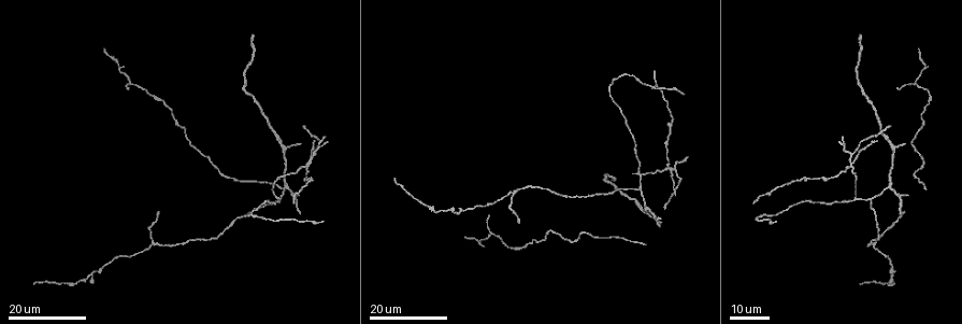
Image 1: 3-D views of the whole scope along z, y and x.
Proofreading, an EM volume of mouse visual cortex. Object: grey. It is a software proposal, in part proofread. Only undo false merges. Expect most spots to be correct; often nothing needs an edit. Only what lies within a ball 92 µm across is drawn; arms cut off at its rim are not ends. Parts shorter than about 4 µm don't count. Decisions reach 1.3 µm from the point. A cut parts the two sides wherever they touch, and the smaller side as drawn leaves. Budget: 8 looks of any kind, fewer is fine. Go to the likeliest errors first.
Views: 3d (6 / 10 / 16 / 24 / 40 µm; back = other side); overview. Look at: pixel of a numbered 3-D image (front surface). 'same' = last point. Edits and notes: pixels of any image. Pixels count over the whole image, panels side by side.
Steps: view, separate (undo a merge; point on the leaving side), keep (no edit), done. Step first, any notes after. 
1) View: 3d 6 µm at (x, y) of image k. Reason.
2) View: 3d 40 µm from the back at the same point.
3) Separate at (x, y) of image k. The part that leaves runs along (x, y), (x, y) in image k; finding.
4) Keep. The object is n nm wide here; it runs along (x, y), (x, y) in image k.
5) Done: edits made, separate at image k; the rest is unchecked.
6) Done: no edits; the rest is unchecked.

View: 3d 16 µm at (848, 166) of image 1. Arms run side by side.

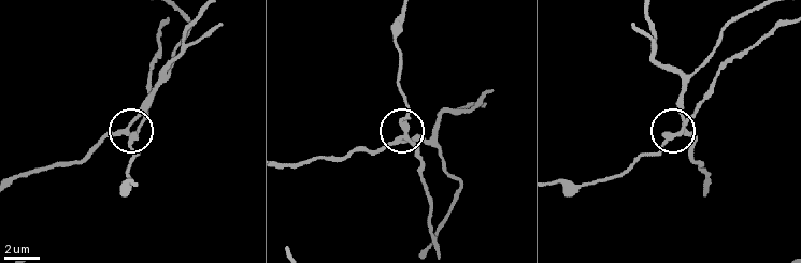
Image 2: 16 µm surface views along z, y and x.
View: 3d 10 µm at (408, 136) of image 2.

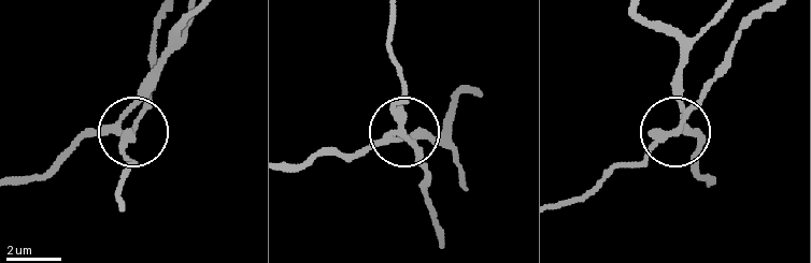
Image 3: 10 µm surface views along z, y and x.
Separate at (415, 155) of image 3. The object is 250 nm wide here; the part that leaves runs along (392, 129), (403, 76), (389, 42), (389, 14) in image 3; two neurons meet here.

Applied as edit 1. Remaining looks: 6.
View: 3d 16 µm at (639, 189) of image 1. Three-way junction.

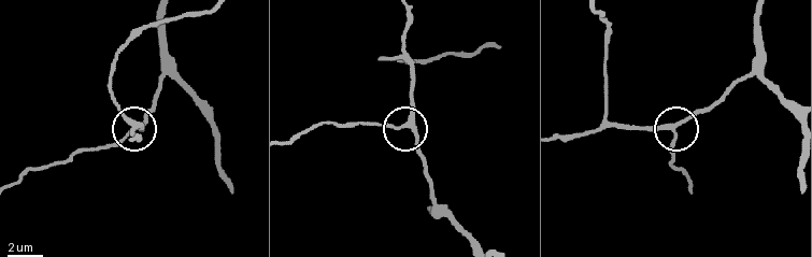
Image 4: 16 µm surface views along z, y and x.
View: 3d 6 µm at (405, 125) of image 4.

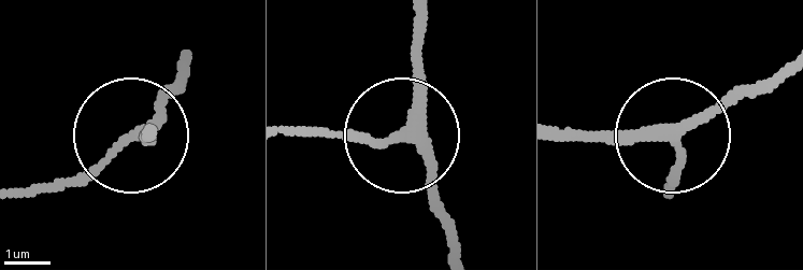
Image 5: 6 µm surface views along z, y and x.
Keep. It runs along (784, 66), (657, 136), (557, 136) in image 5; one neuron here.

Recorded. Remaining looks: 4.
View: 3d 16 µm at (286, 149) of image 1.

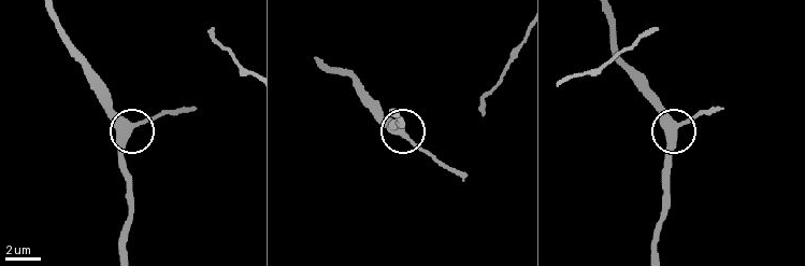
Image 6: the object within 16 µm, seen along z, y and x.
View: 3d 10 µm at (133, 126) of image 6.

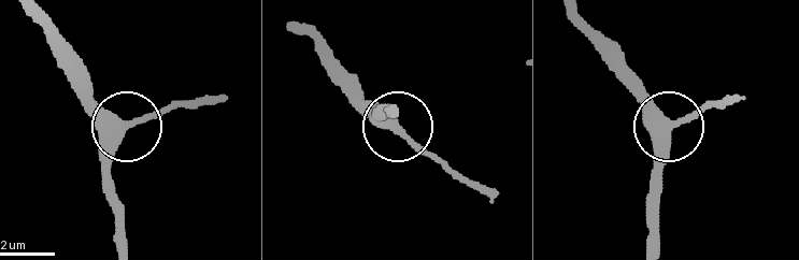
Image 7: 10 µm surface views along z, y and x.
View: 3d 10 µm from the back at (396, 131) of image 7.

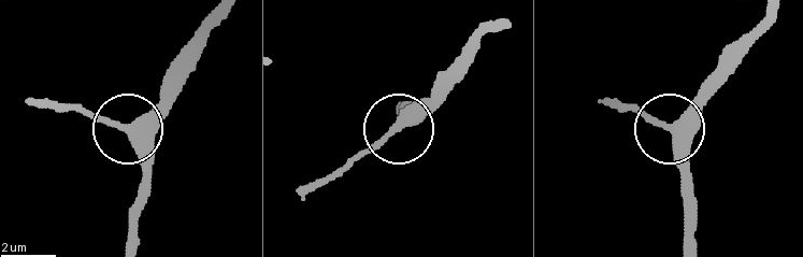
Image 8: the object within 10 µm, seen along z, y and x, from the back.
Keep. The side arm is 5 µm long; it runs along (134, 245), (139, 141), (127, 129), (67, 106) in image 8; one neuron here.

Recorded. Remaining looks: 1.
Done: edits made, separate at image 3; the rest is unchecked.

